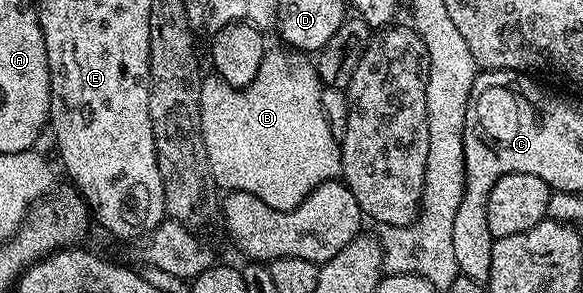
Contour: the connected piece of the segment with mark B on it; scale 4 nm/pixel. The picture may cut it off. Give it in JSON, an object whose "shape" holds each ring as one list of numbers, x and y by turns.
{"shape":[[293,50,284,51,266,51,263,62,259,66,259,74,255,74,255,78,246,88,232,88,226,80,222,80,216,74,206,75,201,82,201,133,207,146,211,174,214,182,217,183,218,189,255,194,255,198,267,202,267,206,271,206,275,210,292,210,295,206,299,206,299,202,306,200,320,184,328,180,338,179,342,175,341,146,339,138,333,133,331,126,327,126,327,118,323,114,323,102,321,101,323,85,319,77,317,77,316,67,311,63,308,55,298,54]]}

